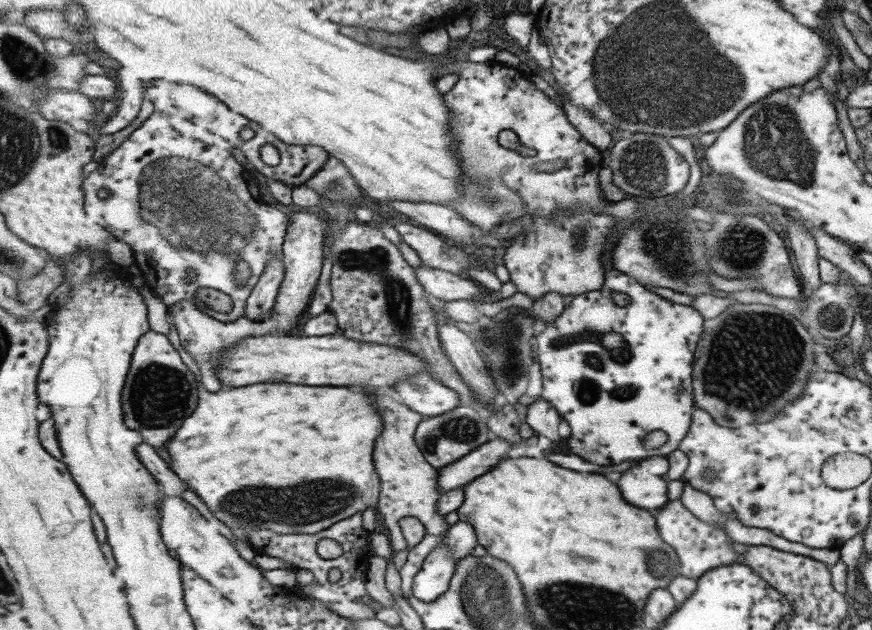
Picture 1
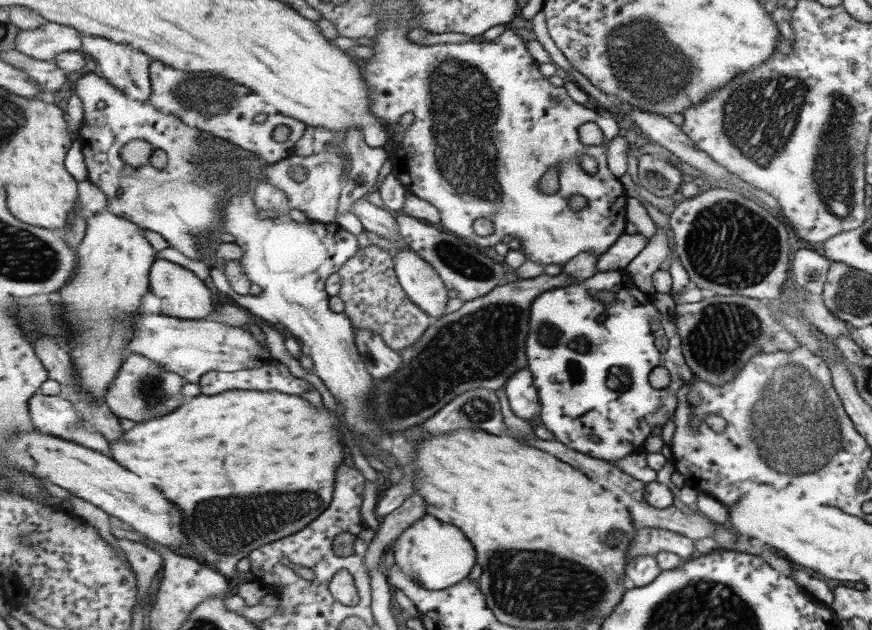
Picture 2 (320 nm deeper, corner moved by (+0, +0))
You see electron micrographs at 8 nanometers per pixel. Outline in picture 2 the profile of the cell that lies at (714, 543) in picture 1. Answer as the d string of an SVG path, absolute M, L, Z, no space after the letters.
M643 528L635 538L635 544L629 548L629 556L653 555L662 552L678 554L685 561L695 558L695 540L672 530L664 528Z

